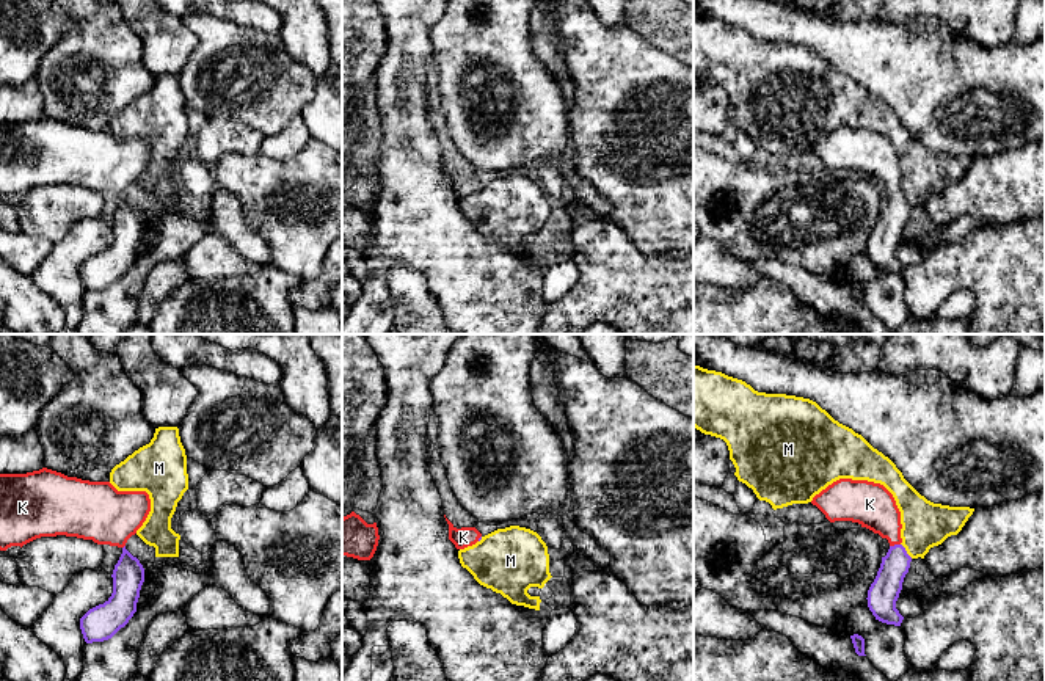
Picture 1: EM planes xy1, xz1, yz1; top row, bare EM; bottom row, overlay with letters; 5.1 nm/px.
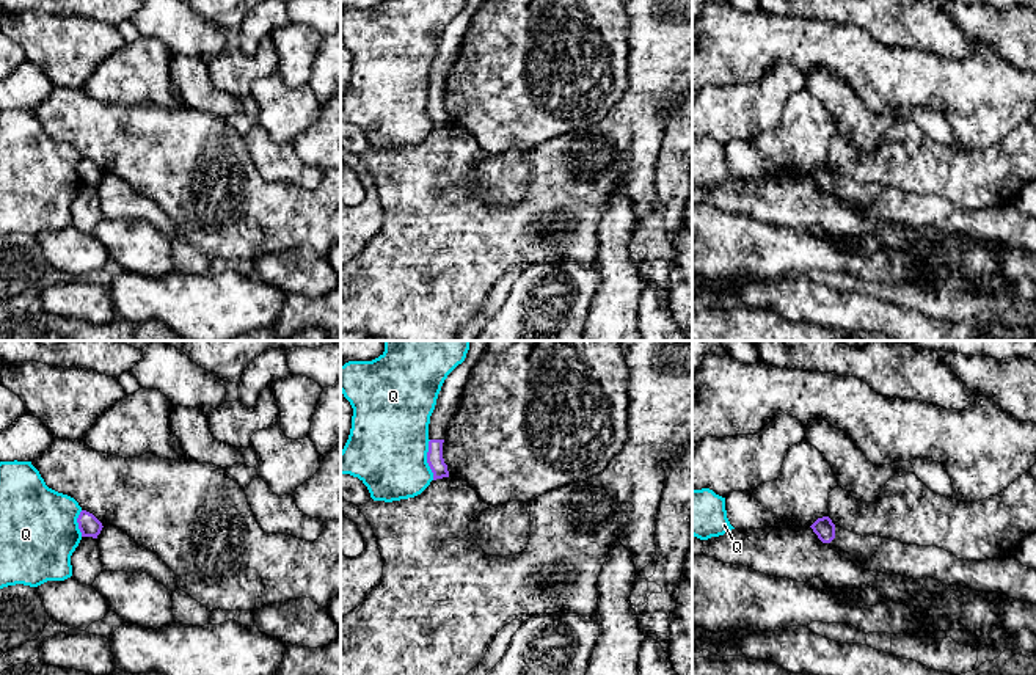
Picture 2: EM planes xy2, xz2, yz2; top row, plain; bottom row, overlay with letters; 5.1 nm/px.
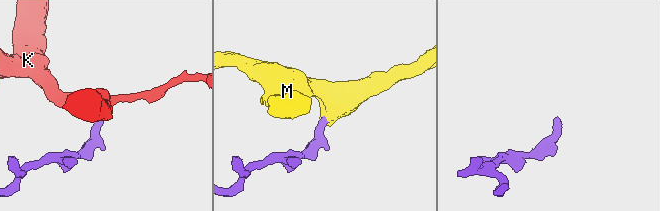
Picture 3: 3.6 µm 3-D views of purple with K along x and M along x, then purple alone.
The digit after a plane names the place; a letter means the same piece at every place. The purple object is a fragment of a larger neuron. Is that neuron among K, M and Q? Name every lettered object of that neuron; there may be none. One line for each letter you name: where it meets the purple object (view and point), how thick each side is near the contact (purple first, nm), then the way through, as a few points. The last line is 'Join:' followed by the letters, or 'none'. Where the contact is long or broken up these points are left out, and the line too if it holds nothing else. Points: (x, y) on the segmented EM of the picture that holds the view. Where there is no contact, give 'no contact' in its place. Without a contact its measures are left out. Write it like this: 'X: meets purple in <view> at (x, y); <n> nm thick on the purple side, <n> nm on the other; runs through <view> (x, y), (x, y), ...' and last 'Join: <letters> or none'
K: meets purple in yz1 at (895, 545); 160 nm thick on the purple side, 220 nm on the other; runs through yz1 (884, 592), (895, 565), (895, 545), (885, 520), (870, 504)
Join: K

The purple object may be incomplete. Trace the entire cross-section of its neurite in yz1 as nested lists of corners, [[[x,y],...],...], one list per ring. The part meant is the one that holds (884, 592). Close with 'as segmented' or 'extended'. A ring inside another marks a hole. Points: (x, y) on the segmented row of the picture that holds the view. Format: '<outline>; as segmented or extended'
[[[839,479],[811,501],[830,523],[852,521],[887,538],[890,549],[868,590],[868,607],[876,620],[901,626],[904,617],[896,609],[912,557],[901,544],[901,512],[893,494],[880,483]]]; extended

